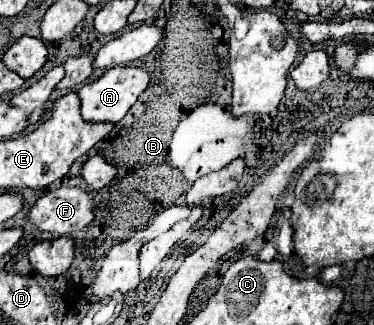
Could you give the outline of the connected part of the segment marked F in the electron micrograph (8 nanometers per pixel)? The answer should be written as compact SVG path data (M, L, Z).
M60 187L42 195L26 213L26 219L40 231L56 237L84 229L94 219L94 201L80 187Z

